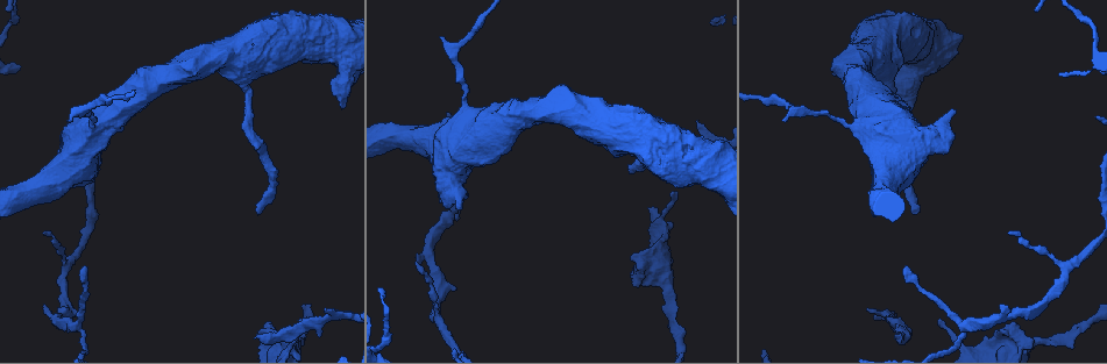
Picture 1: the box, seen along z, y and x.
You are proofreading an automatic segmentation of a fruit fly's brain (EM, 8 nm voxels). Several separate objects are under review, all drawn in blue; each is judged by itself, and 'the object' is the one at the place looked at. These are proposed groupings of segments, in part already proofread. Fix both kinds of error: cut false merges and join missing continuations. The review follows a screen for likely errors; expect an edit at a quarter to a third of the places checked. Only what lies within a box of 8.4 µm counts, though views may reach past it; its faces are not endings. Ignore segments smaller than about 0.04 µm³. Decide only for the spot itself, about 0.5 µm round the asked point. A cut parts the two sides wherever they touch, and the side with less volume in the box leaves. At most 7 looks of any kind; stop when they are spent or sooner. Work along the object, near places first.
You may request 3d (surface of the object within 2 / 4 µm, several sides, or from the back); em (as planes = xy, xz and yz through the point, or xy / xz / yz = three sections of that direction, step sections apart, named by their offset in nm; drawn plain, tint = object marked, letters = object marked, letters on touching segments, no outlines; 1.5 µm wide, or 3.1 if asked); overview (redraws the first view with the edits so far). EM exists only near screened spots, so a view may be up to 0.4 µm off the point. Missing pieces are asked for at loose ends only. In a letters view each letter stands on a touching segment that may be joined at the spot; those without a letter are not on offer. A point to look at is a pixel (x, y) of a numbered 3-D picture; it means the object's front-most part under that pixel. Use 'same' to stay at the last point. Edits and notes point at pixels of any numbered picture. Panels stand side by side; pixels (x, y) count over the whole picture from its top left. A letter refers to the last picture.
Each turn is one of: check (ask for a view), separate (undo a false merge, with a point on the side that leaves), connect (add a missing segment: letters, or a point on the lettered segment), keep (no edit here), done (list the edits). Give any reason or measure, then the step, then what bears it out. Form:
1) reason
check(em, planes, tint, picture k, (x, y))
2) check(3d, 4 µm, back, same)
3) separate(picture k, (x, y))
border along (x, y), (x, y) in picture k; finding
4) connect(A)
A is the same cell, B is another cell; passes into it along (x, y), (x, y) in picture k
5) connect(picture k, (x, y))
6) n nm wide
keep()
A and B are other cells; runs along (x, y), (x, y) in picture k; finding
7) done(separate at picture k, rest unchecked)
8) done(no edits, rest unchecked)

branch stops here
check(3d, 2 µm, picture 1, (913, 108))

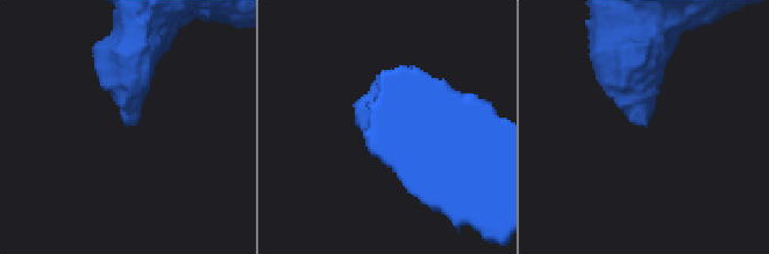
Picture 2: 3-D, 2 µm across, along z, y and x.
need the tissue
check(em, planes, letters, picture 2, (126, 127))

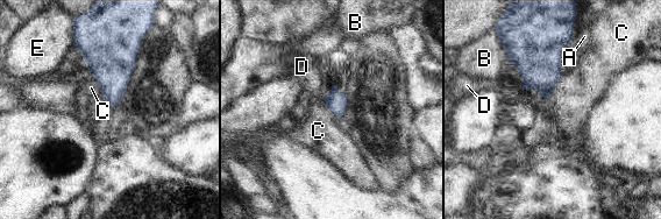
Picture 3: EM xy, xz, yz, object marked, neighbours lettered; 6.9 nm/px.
keep()
A, B, C, D and E are other cells; no lettered segment goes on from it

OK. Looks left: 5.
an open end
check(em, xz, step 8, letters, picture 1, (913, 212))

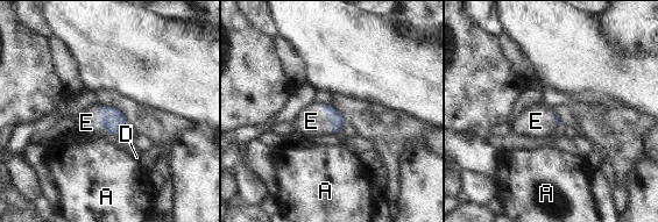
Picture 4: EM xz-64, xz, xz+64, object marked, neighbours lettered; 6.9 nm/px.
another direction
check(em, planes, letters, same)

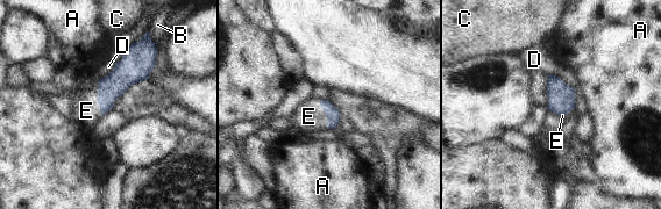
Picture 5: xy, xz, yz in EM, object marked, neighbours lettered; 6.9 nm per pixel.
D touches over 220 nm
connect(E)
E is the same cell, A, B, C and D are other cells; the neuron continues

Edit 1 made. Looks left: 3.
free end
check(em, planes, letters, picture 1, (258, 336))

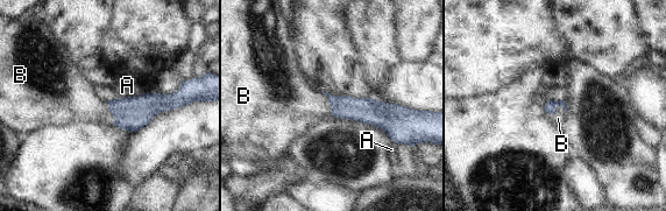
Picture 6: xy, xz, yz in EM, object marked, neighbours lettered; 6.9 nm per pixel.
connect(B)
B is the same cell, A is another cell; passes into it along (365, 110), (330, 104), (293, 106) in picture 6; the neuron continues

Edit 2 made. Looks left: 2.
done(connect at picture 5, connect at picture 6, rest unchecked)

